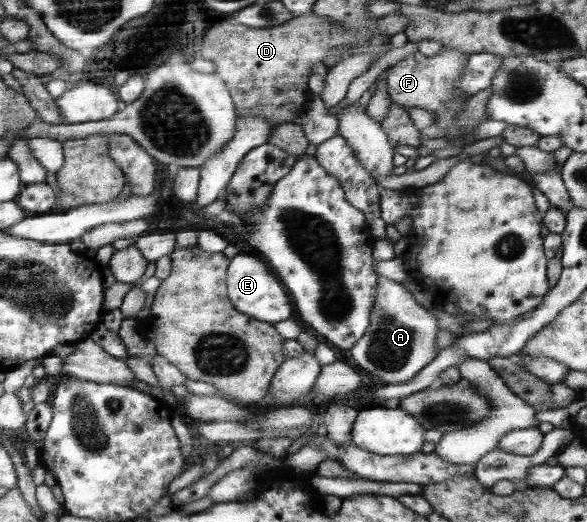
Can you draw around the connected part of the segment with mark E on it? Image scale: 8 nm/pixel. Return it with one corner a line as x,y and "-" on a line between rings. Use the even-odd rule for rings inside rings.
236,253
227,266
227,296
241,313
268,324
286,320
292,314
288,298
275,275
259,259
248,253

